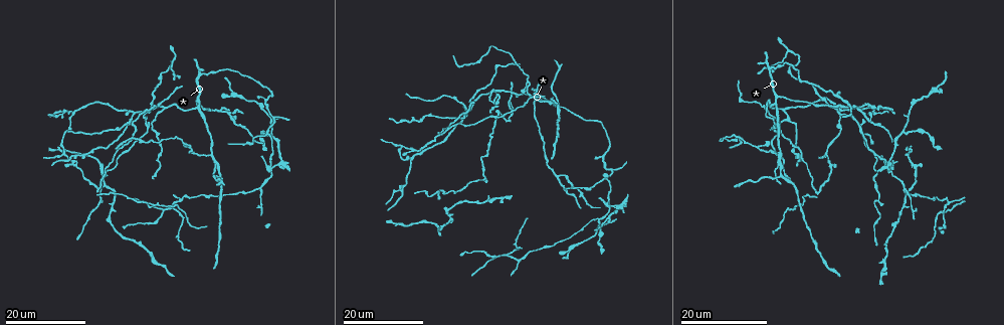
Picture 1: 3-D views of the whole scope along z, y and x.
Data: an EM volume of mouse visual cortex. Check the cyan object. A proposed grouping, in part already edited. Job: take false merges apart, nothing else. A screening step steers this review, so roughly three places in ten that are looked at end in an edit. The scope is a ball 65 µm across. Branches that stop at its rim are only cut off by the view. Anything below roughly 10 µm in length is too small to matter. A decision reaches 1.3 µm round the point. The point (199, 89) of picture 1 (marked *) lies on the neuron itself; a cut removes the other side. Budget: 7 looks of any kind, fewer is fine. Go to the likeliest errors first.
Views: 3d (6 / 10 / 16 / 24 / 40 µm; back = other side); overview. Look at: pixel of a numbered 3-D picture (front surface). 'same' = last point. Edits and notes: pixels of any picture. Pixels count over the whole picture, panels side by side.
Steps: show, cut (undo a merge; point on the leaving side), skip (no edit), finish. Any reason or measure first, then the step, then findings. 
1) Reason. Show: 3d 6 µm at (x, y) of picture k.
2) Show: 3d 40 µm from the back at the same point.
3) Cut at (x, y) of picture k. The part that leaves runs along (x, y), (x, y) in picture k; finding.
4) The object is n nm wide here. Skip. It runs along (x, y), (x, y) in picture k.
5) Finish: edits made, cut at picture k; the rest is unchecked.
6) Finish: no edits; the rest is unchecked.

Three arms meet. Show: 3d 16 µm at (505, 256) of picture 1.

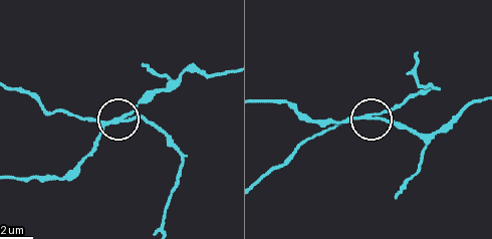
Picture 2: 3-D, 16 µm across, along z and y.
Show: 3d 10 µm at (375, 116) of picture 2.

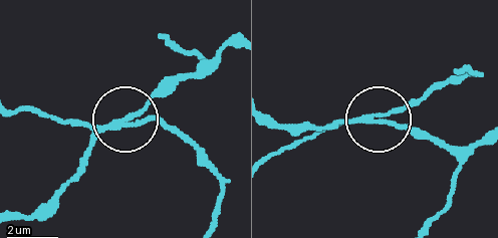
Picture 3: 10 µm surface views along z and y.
The side arm is 15 µm long. Cut at (146, 123) of picture 3. The part that leaves runs along (110, 128), (147, 121), (173, 128), (216, 179), (212, 224) in picture 3; two neurons meet here.

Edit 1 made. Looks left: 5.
Three arms meet. Show: 3d 16 µm at (162, 110) of picture 1.

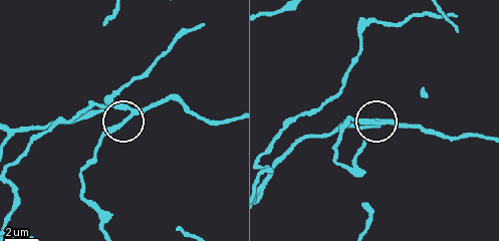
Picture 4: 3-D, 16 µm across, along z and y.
Closer look. Show: 3d 10 µm at (131, 115) of picture 4.

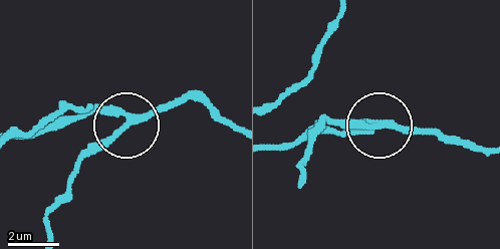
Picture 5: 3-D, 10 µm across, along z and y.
The side arm is 25 µm long. Skip. It runs along (485, 151), (427, 132), (332, 126) in picture 5; one neuron here.

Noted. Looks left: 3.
A fork. Show: 3d 24 µm at (547, 102) of picture 1.

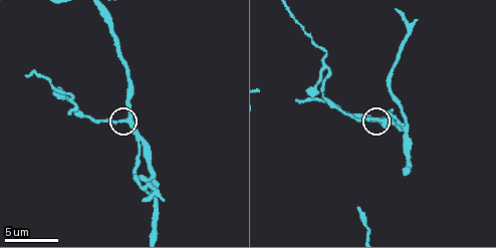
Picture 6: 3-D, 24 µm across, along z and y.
Show: 3d 10 µm at (123, 120) of picture 6.

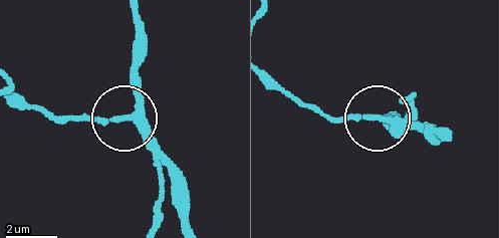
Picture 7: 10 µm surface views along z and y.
The object is 220 nm wide here. Cut at (110, 120) of picture 7. Two neurons meet here.

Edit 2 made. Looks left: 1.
Finish: edits made, cut at picture 3, cut at picture 7; the rest is unchecked.

